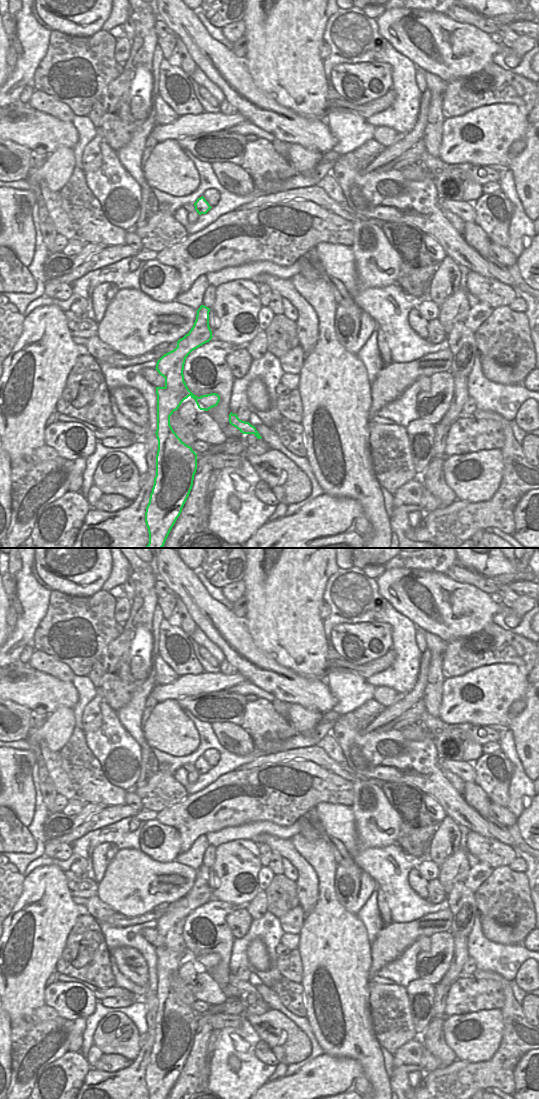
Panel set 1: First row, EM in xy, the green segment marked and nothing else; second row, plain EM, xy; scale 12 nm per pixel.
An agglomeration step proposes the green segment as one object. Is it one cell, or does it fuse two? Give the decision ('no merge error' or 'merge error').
no merge error

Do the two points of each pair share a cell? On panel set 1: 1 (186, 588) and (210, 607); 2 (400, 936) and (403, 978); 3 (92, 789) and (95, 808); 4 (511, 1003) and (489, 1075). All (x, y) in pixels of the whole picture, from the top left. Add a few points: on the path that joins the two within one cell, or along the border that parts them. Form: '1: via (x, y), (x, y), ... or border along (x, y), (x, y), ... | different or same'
1: via (192, 594), (204, 606) | same
2: border along (415, 941), (382, 968) | different
3: border along (85, 802), (99, 802), (105, 806) | different
4: via (511, 1021), (510, 1051), (504, 1057) | same

